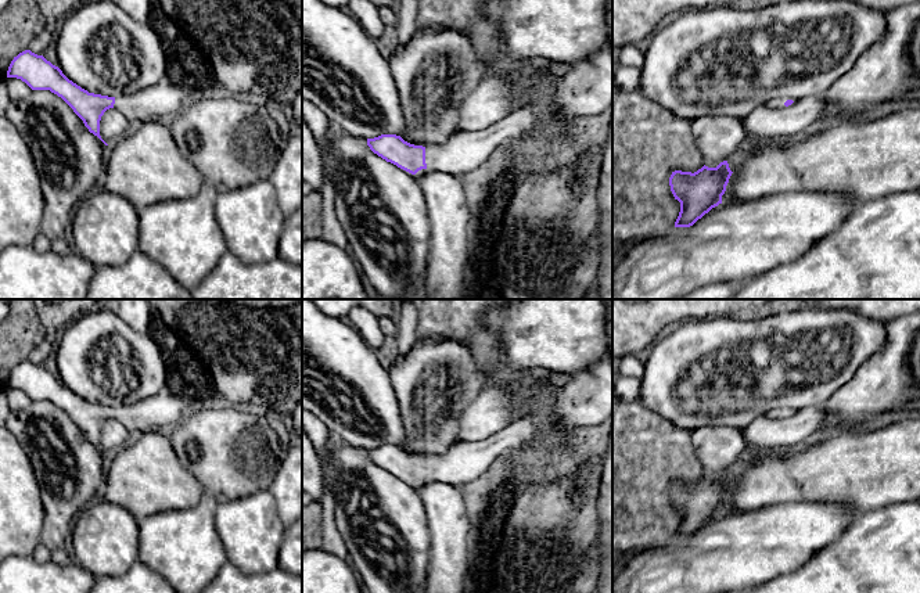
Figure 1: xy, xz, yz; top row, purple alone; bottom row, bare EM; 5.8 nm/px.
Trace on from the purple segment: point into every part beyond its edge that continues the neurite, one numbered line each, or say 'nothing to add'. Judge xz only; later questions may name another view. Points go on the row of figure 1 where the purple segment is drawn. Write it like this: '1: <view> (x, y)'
1: xz (586, 89)

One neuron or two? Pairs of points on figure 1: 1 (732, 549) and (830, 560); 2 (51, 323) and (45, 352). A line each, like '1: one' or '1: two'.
1: two
2: one

